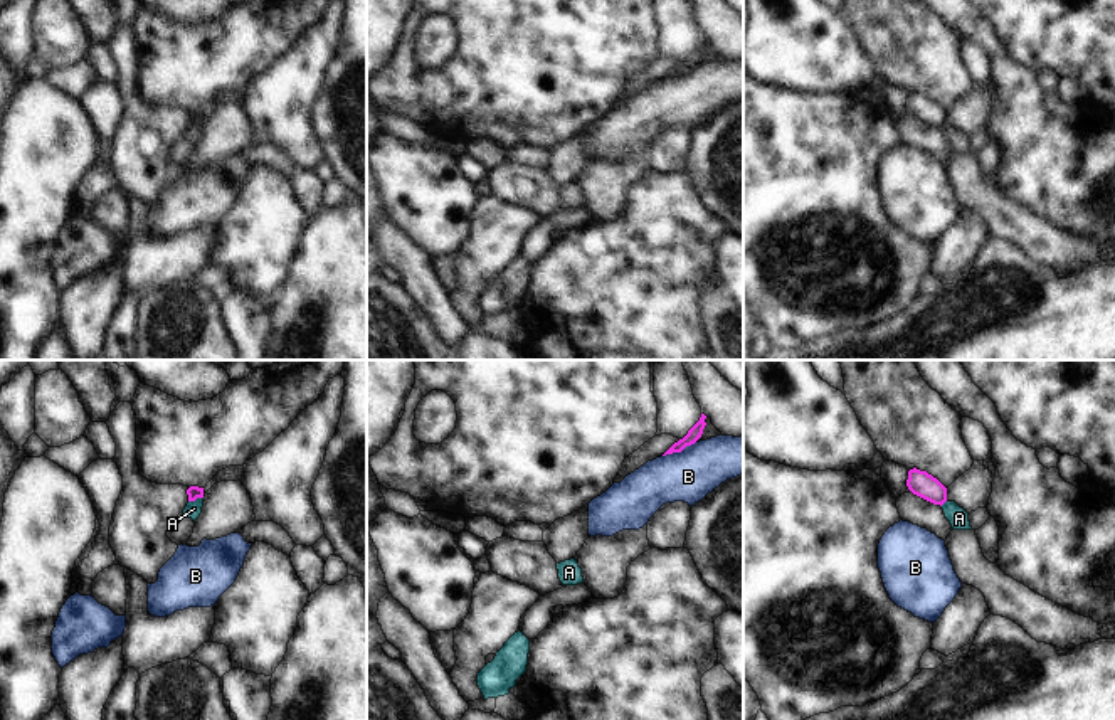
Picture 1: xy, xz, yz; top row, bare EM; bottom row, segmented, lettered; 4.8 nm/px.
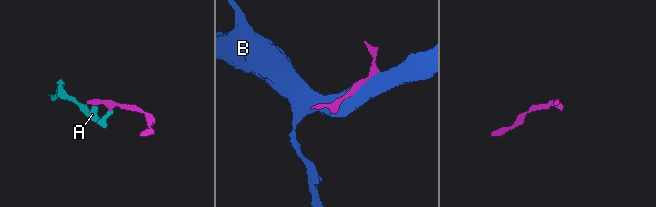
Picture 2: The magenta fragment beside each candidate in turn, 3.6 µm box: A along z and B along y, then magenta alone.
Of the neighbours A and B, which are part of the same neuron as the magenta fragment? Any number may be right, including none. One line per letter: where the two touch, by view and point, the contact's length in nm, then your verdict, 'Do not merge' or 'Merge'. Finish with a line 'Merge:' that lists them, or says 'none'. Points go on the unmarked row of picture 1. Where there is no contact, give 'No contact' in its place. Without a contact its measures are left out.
A: Touches magenta at xy (195, 121). Shared border 80 nm. Do not merge
B: Touches magenta at xz (678, 74). Shared border 180 nm. Do not merge
Merge: none.

